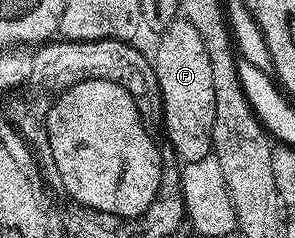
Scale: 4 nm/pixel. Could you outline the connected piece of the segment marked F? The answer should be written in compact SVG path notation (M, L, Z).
M182 17L170 23L160 39L153 62L161 85L166 142L183 163L201 161L201 157L212 154L214 95L209 55L197 29Z

